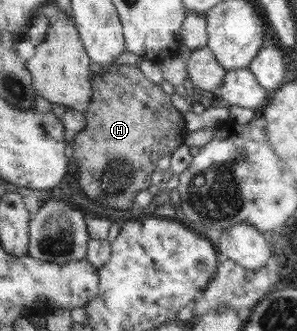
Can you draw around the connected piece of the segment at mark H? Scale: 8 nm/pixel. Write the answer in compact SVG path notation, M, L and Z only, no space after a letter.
M118 62L114 64L109 64L103 67L101 72L93 74L92 76L92 86L93 86L93 96L91 101L88 103L88 109L85 112L86 126L81 133L77 134L75 141L72 143L72 157L75 158L75 163L78 167L78 186L82 189L82 193L88 195L91 199L94 199L97 203L102 203L111 209L117 209L117 211L127 211L133 207L135 197L139 191L147 189L151 185L151 175L154 175L161 157L165 155L171 155L179 145L184 143L185 138L188 136L188 128L184 118L184 114L176 109L173 104L172 95L167 95L159 84L154 83L151 79L147 79L145 75L139 69L139 66L131 66L128 64L120 64Z

